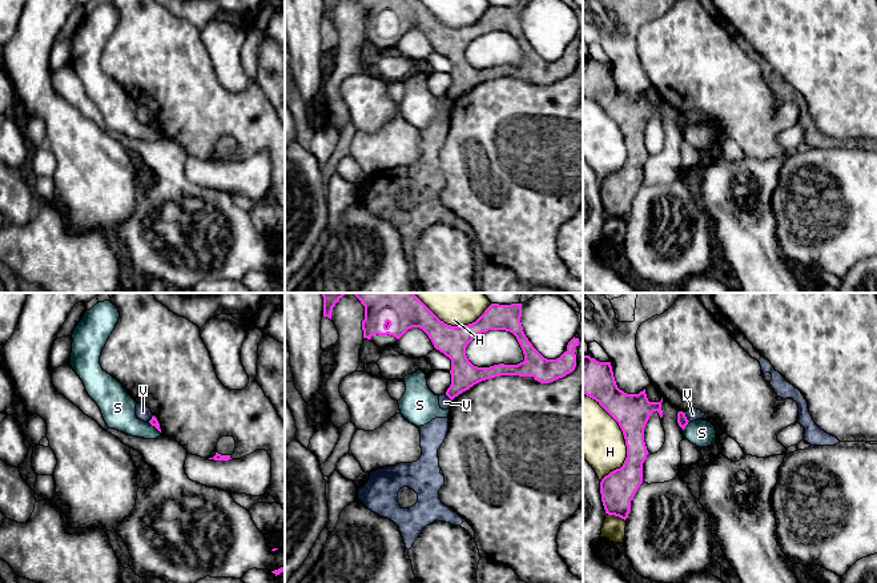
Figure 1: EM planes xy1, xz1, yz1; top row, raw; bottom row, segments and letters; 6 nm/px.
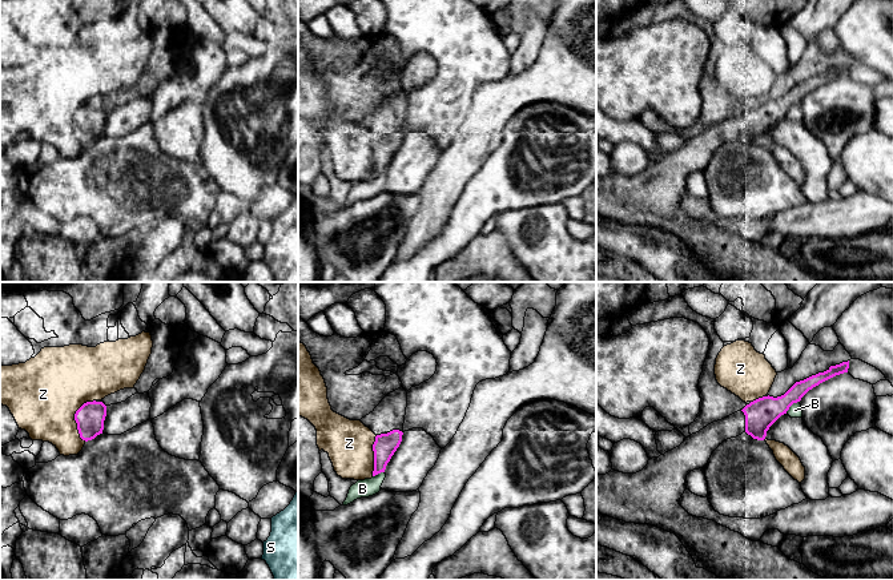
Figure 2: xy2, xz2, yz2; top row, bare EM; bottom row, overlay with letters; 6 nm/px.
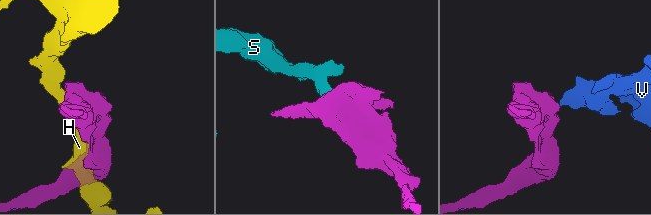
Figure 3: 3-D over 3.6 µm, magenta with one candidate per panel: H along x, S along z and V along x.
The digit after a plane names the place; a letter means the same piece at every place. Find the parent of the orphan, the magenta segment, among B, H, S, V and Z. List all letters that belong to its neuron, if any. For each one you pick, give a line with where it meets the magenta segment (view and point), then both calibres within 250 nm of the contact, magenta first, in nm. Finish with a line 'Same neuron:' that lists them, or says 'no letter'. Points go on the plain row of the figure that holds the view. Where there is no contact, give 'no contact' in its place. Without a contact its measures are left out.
Same neuron: no letter

